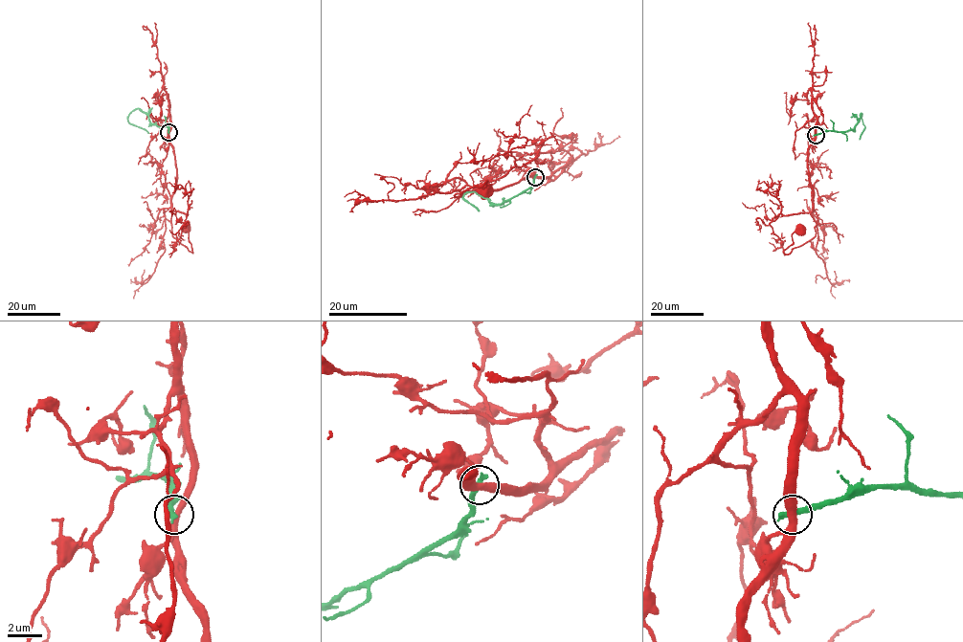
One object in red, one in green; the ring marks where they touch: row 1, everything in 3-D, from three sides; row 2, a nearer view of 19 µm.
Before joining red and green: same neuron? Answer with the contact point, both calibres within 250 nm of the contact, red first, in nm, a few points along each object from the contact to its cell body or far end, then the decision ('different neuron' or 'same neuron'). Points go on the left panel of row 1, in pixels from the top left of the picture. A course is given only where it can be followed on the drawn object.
at (168, 132); 400 nm thick on the red side, 380 nm on the other; red runs (168, 132), (176, 176), (175, 190), (170, 198), (171, 232), (192, 253), (185, 227); green runs (168, 132), (167, 126), (151, 123), (145, 113), (136, 108), (127, 120), (148, 133); different neuron

